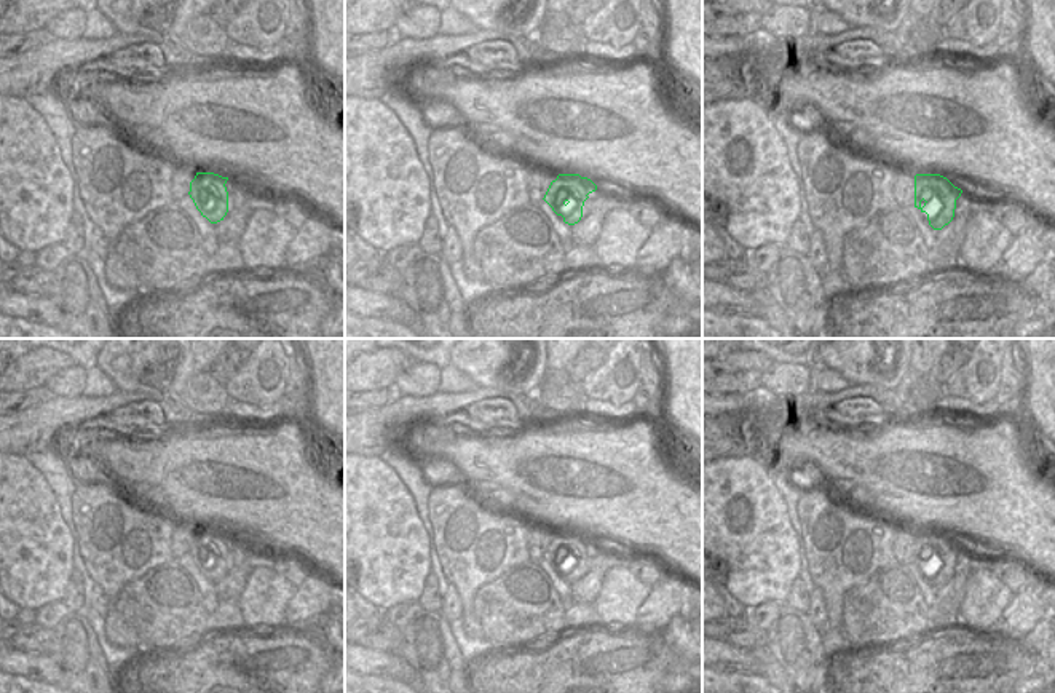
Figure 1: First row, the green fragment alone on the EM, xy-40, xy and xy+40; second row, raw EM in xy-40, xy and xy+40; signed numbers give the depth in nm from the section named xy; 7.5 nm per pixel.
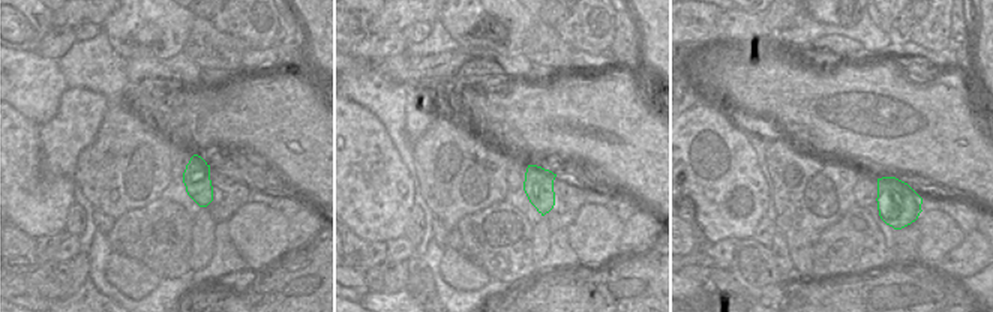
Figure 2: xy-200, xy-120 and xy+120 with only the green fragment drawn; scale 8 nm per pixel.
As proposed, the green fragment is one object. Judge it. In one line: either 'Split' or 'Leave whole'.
Leave whole

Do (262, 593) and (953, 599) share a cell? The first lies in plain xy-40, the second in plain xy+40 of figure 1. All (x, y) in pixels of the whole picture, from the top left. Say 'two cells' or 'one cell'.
two cells

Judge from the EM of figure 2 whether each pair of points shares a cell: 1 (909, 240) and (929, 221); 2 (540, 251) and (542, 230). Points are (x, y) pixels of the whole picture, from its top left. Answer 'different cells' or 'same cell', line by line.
1: different cells
2: same cell

